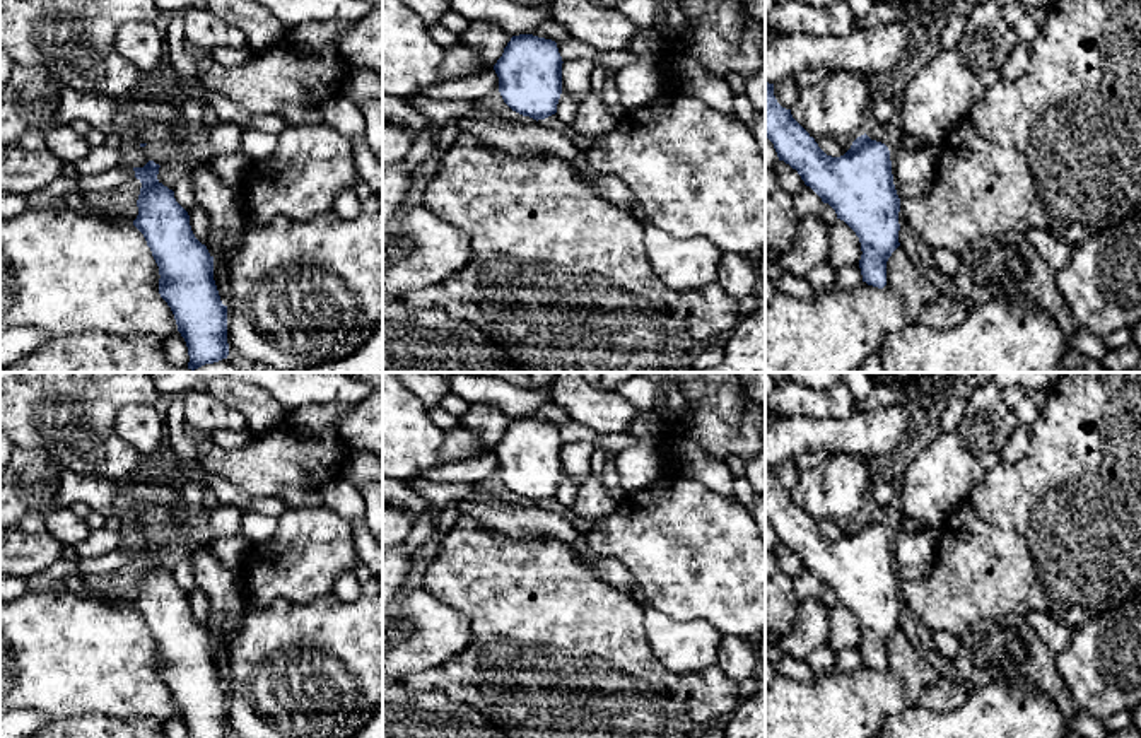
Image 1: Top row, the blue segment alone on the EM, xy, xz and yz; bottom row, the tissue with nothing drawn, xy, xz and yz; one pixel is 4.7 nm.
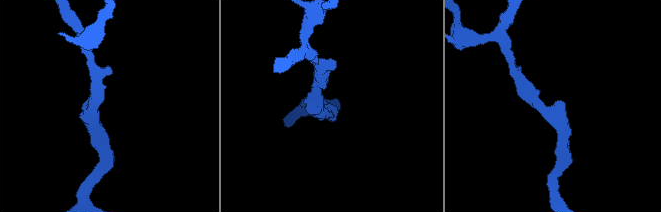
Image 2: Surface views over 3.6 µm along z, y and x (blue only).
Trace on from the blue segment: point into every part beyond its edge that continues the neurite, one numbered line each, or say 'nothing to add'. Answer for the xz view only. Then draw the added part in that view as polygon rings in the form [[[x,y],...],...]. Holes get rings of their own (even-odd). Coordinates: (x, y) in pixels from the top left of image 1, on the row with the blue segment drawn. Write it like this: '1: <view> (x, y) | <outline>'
nothing to add

